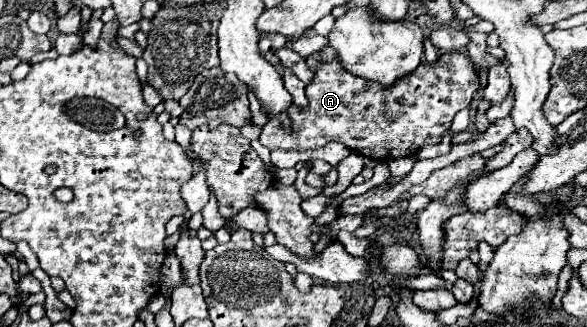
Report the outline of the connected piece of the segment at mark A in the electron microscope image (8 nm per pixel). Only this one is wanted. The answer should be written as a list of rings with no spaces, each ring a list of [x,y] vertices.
[[[329,47],[309,55],[307,65],[315,73],[313,81],[305,89],[309,105],[303,109],[291,105],[287,109],[293,125],[289,133],[281,129],[281,121],[277,121],[277,117],[269,119],[259,137],[261,145],[269,149],[307,151],[337,141],[351,151],[377,161],[411,157],[423,145],[439,143],[443,133],[449,131],[453,117],[461,109],[469,107],[473,93],[479,89],[477,69],[461,51],[439,55],[433,65],[423,61],[413,73],[399,77],[393,87],[381,87],[375,81],[351,75],[341,65],[337,53]]]

